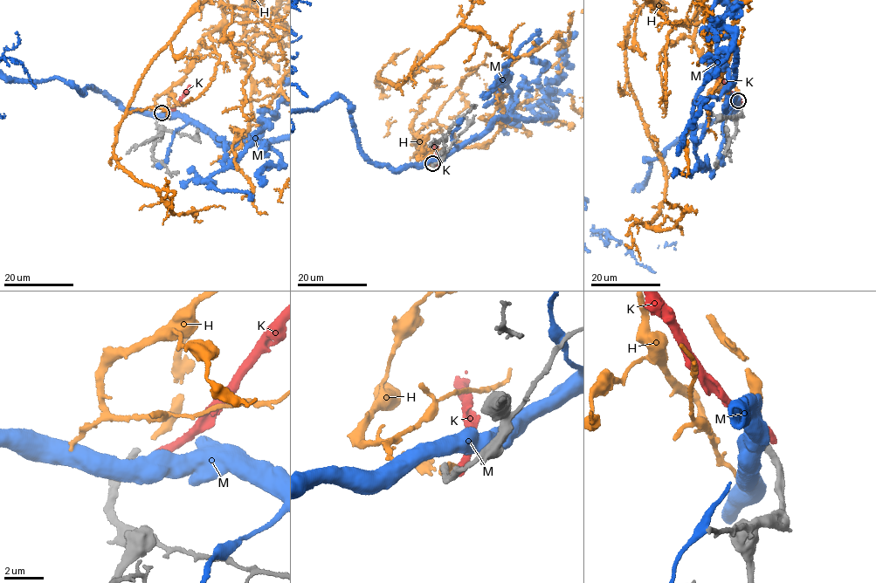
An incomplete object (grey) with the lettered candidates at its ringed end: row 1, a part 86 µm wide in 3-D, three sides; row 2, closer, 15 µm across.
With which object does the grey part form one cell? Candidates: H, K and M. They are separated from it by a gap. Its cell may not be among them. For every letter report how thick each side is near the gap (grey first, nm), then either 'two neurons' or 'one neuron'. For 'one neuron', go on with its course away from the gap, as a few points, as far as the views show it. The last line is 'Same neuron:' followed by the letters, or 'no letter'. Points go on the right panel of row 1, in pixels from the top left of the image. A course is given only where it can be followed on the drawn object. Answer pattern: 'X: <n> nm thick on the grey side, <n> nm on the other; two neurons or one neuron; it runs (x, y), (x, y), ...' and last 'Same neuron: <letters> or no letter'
H: 340 nm thick on the grey side, 300 nm on the other; one neuron
K: 340 nm thick on the grey side, 480 nm on the other; two neurons
M: 340 nm thick on the grey side, 750 nm on the other; two neurons
Same neuron: H

